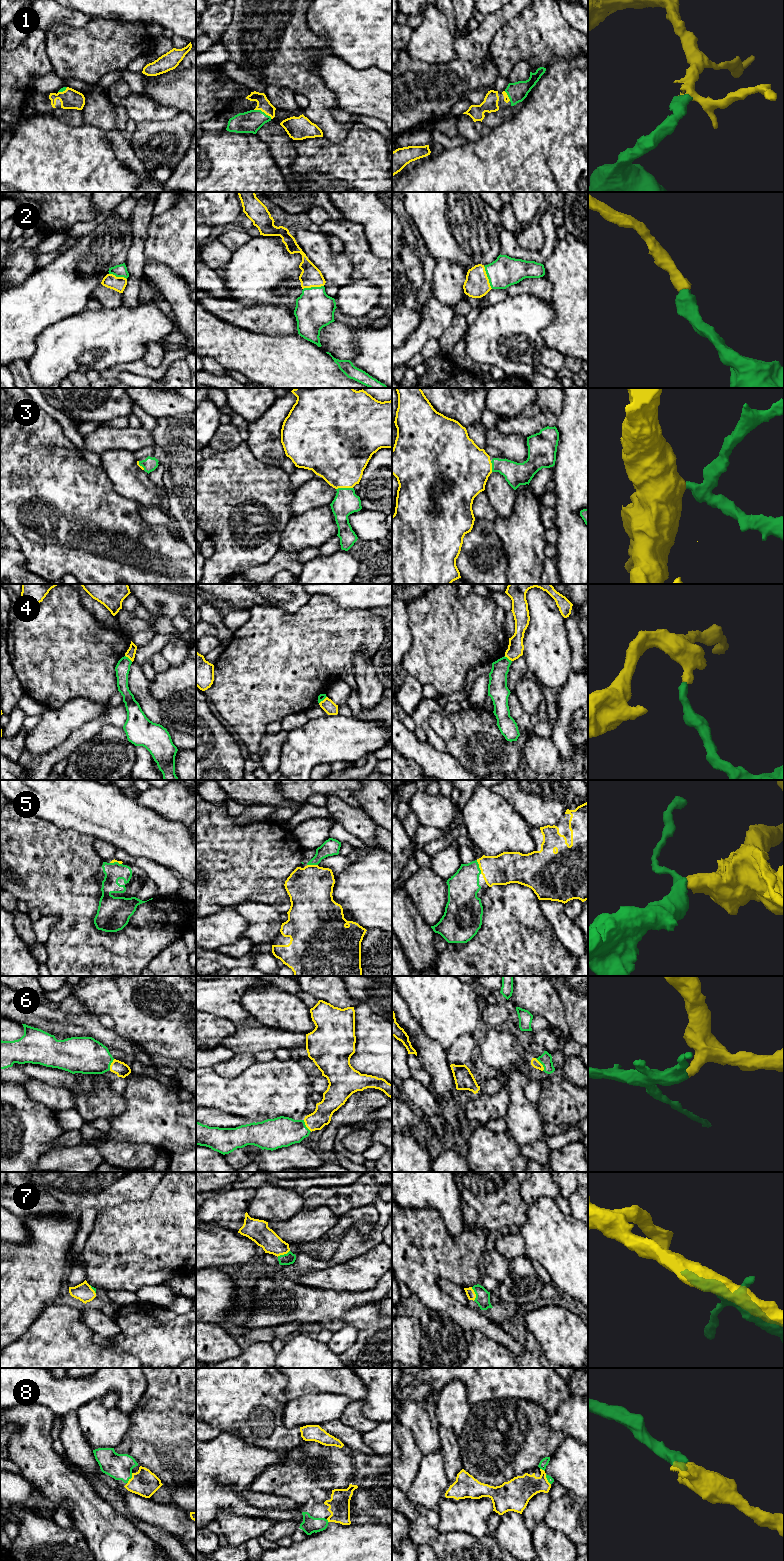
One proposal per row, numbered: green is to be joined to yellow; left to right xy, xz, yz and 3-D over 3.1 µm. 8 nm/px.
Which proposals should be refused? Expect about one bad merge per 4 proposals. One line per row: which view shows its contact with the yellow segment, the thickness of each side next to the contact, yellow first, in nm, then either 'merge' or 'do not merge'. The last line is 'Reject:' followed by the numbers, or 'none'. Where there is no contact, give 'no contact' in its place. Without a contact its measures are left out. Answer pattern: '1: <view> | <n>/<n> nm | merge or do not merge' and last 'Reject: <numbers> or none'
1: xz | 110/180 nm | merge
2: yz | 200/240 nm | merge
3: xz | 440/200 nm | merge
4: xy | 70/120 nm | do not merge
5: yz | 260/240 nm | merge
6: yz | 70/100 nm | merge
7: yz | 70/110 nm | merge
8: xy | 200/200 nm | merge
Reject: 4

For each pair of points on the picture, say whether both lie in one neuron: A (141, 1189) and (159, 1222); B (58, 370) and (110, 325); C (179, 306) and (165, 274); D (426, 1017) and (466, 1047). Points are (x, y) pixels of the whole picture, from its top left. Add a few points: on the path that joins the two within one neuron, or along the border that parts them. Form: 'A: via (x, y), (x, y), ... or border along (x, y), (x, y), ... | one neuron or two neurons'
A: border along (160, 1182), (146, 1198), (127, 1200), (124, 1203) | two neurons
B: via (71, 357), (87, 341), (97, 338) | one neuron
C: via (179, 298), (168, 282) | one neuron
D: border along (477, 1033), (462, 1034), (446, 1050) | two neurons

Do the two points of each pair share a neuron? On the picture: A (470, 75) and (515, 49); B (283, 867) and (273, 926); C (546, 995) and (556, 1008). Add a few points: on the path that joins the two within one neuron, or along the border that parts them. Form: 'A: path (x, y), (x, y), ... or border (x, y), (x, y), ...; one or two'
A: border (491, 39), (489, 54), (498, 75); two
B: border (254, 900), (273, 905), (280, 912); two
C: path (546, 998), (553, 1005); one

